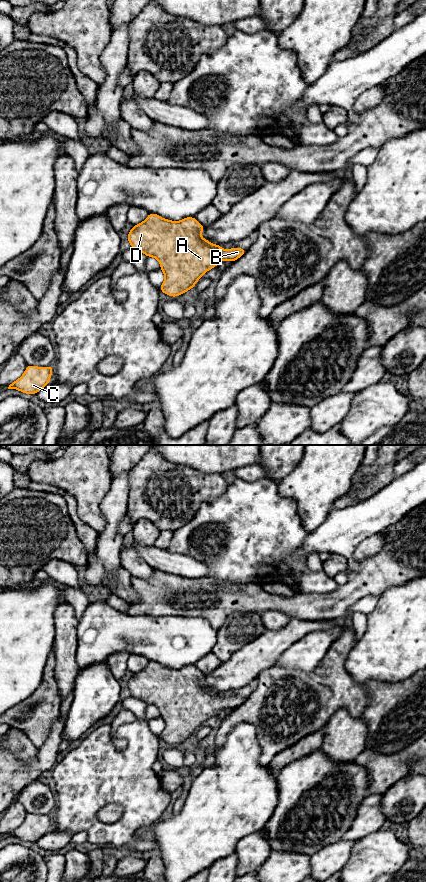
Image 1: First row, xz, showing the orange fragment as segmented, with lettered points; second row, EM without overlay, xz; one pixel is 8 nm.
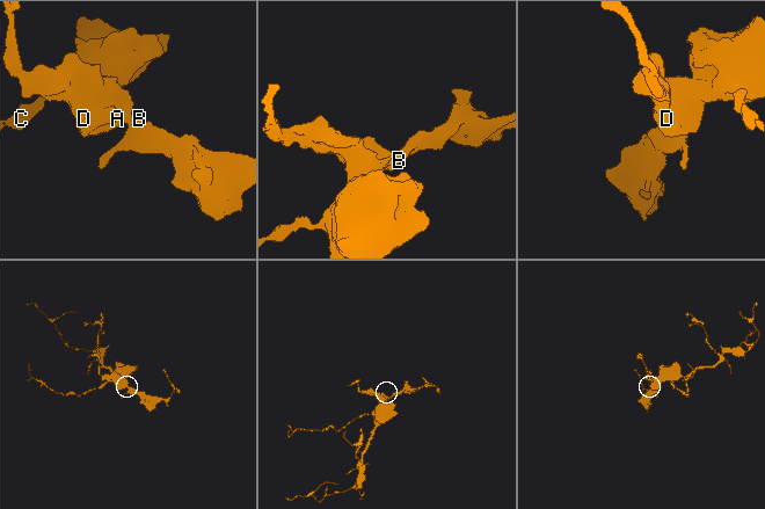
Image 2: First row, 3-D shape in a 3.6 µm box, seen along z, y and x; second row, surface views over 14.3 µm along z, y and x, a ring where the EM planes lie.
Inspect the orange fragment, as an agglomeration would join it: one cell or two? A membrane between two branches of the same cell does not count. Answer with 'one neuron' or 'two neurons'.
one neuron

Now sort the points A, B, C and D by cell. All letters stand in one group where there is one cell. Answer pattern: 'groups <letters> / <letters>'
groups A B C D

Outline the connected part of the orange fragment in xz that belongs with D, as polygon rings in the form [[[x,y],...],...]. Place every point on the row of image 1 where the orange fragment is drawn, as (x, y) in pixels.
[[[149,213],[143,222],[132,227],[127,239],[131,248],[159,261],[165,275],[159,289],[176,297],[195,287],[201,276],[222,260],[232,263],[247,251],[239,247],[223,250],[203,239],[203,230],[195,217],[171,221]]]

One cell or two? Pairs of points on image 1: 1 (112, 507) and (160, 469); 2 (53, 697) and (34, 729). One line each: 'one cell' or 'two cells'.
1: two cells
2: one cell

